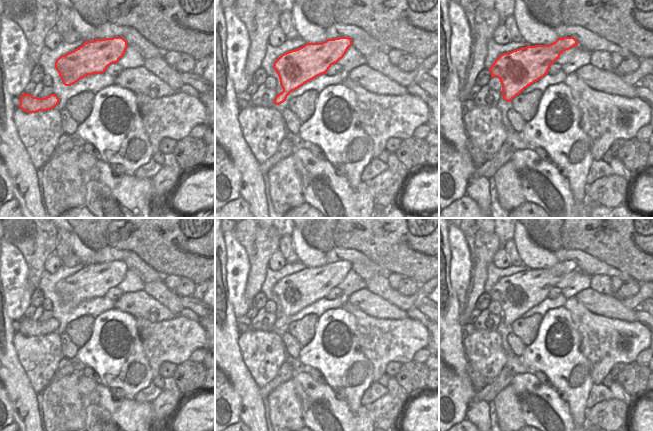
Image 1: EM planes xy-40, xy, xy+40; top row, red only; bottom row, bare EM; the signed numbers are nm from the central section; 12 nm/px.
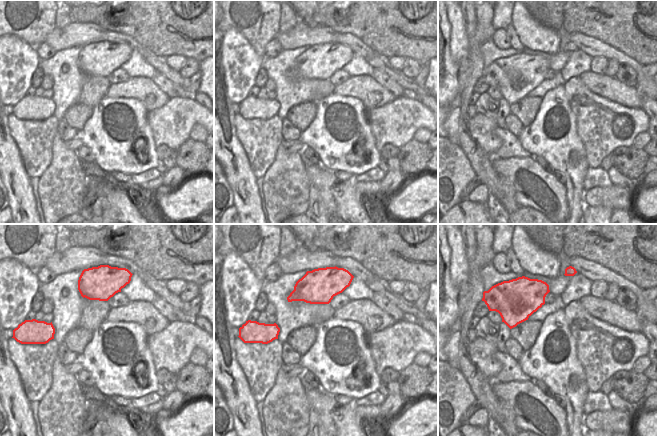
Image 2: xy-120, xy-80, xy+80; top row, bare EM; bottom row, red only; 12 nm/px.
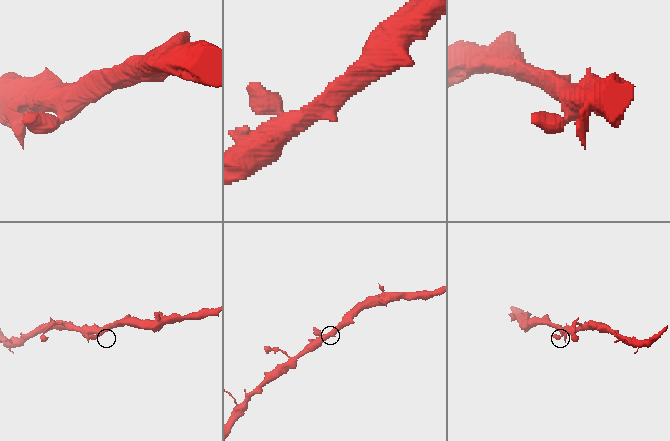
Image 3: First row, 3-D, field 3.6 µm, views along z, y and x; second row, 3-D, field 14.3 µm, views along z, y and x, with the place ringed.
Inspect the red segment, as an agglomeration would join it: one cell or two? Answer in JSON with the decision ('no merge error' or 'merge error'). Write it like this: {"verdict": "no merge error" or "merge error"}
{"verdict": "no merge error"}

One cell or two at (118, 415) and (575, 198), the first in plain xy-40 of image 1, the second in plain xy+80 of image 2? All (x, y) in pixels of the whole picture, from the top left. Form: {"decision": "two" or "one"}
{"decision": "two"}

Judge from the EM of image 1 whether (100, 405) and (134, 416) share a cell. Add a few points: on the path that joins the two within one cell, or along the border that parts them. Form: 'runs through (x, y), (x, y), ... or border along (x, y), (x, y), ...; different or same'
runs through (108, 413), (111, 416), (126, 416); same

